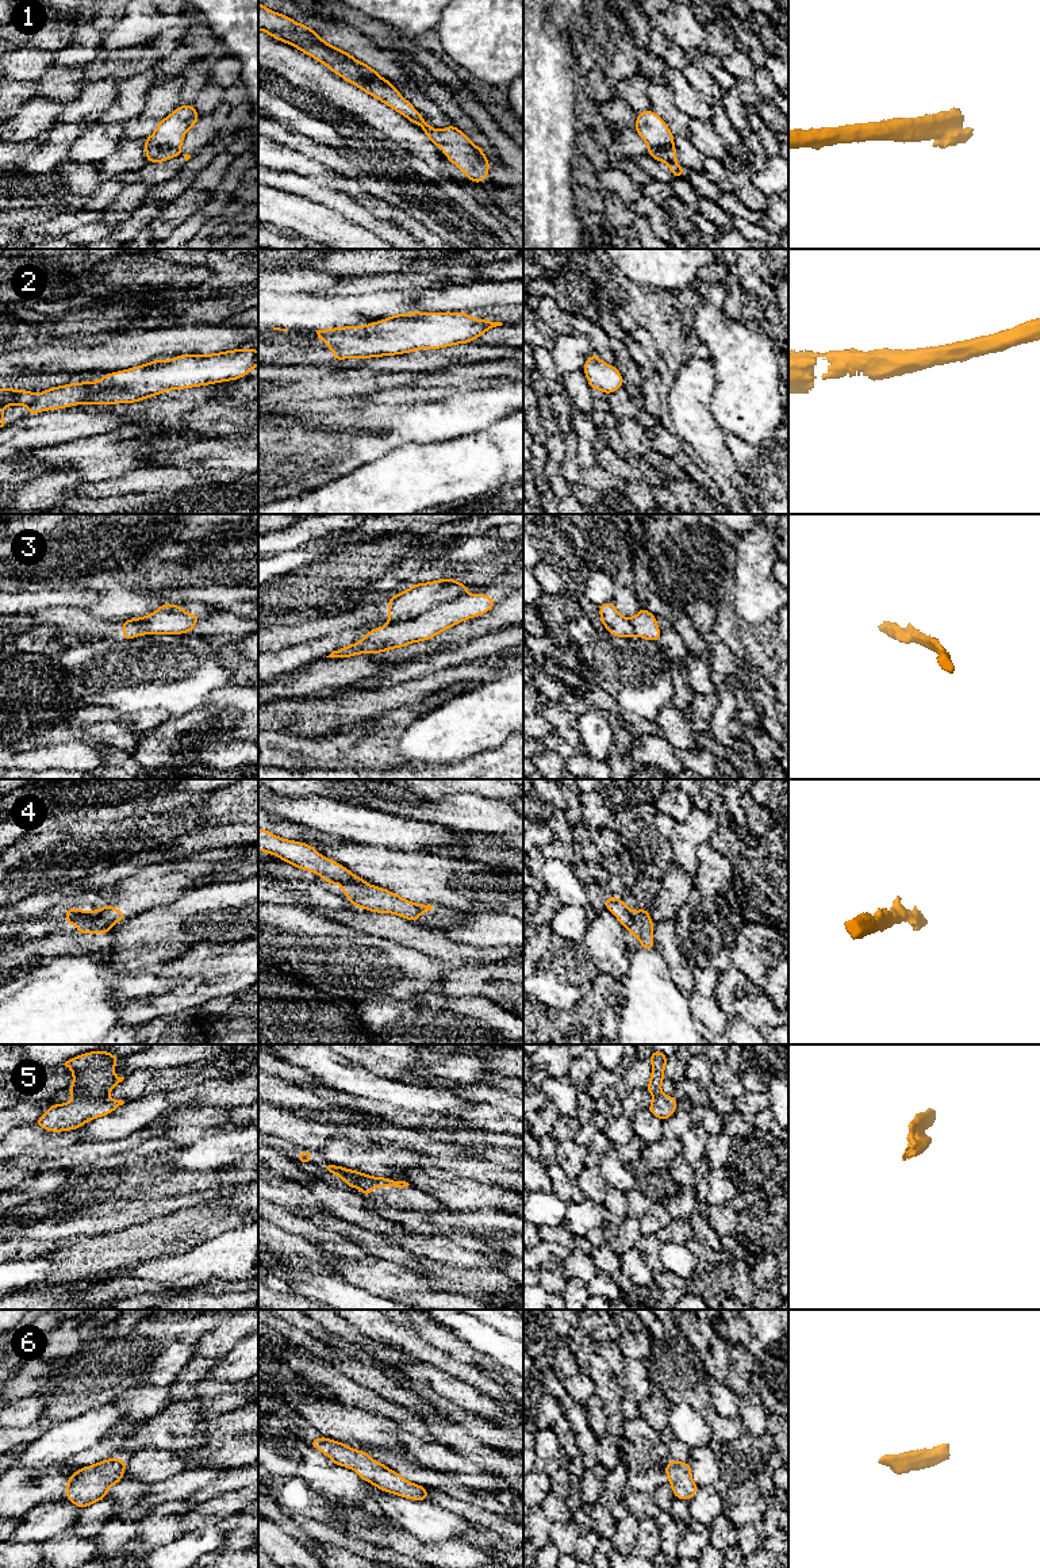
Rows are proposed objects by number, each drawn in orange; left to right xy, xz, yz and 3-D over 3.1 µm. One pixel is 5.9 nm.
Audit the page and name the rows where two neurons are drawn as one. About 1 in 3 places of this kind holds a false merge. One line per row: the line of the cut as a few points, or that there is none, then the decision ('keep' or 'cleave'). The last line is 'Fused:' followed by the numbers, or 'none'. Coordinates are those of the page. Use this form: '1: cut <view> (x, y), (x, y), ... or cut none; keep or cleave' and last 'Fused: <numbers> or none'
1: cut yz (674, 160), (663, 161); cleave
2: cut none; keep
3: cut xz (459, 595), (411, 618), (388, 624); cleave
4: cut xy (83, 911), (87, 919), (96, 923), (114, 923); cleave
5: cut xy (104, 1095), (73, 1097); cleave
6: cut none; keep
Fused: 1, 3, 4, 5

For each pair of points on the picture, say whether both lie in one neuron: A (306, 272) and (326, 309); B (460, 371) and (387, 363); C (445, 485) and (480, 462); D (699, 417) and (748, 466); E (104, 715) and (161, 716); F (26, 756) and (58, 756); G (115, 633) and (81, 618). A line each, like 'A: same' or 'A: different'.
A: different
B: different
C: same
D: different
E: same
F: same
G: same

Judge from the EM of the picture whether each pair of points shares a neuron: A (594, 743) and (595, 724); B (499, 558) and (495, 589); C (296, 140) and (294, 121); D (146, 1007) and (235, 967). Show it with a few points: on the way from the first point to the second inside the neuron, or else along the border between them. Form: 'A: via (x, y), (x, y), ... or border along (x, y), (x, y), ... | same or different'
A: via (595, 739), (595, 728) | same
B: border along (498, 574), (490, 585), (472, 587) | different
C: border along (272, 115), (295, 130) | different
D: via (168, 1004), (180, 999), (207, 972), (214, 972) | same

